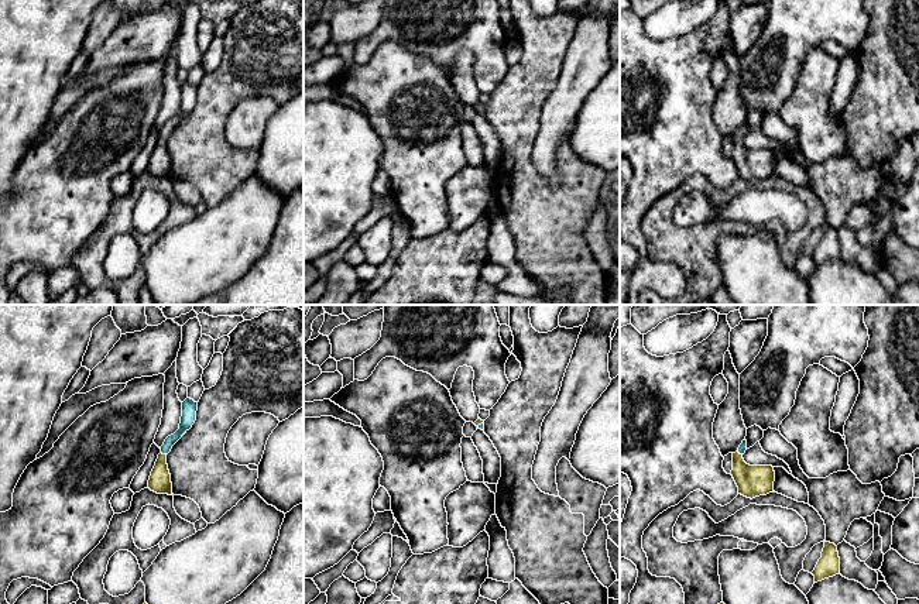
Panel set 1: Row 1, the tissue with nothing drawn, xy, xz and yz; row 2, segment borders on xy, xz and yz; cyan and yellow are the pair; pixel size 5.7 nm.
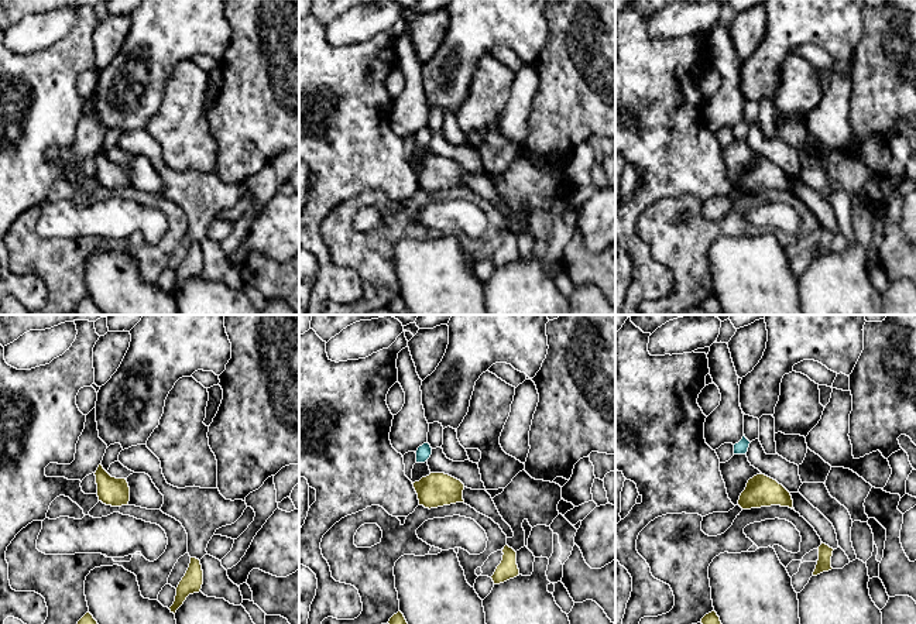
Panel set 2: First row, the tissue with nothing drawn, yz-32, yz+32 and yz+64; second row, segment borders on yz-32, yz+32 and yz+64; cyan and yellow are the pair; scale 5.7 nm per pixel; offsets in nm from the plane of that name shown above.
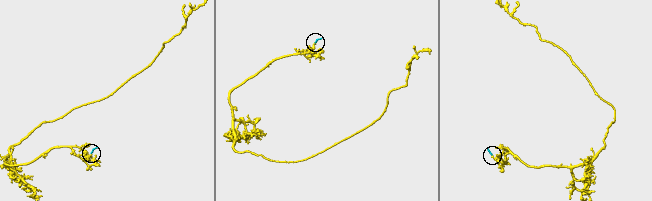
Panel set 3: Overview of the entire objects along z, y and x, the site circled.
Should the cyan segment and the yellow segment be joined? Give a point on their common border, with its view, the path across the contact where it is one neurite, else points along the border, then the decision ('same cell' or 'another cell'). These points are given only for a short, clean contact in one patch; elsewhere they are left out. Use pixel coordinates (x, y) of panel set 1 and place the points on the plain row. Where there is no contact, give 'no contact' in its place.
xy (164, 137) | across xy (188, 102), (164, 137), (160, 164) | same cell

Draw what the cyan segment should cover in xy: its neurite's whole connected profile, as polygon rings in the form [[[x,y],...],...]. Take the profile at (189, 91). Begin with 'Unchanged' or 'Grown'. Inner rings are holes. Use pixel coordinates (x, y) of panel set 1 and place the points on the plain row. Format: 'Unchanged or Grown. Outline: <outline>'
Grown. Outline: [[[186,82],[182,86],[182,100],[179,113],[168,120],[161,130],[161,137],[155,145],[155,150],[151,155],[148,164],[148,172],[157,178],[172,179],[172,167],[171,158],[167,148],[167,138],[171,135],[172,130],[182,121],[182,119],[192,111],[196,104],[198,86],[191,82]]]

